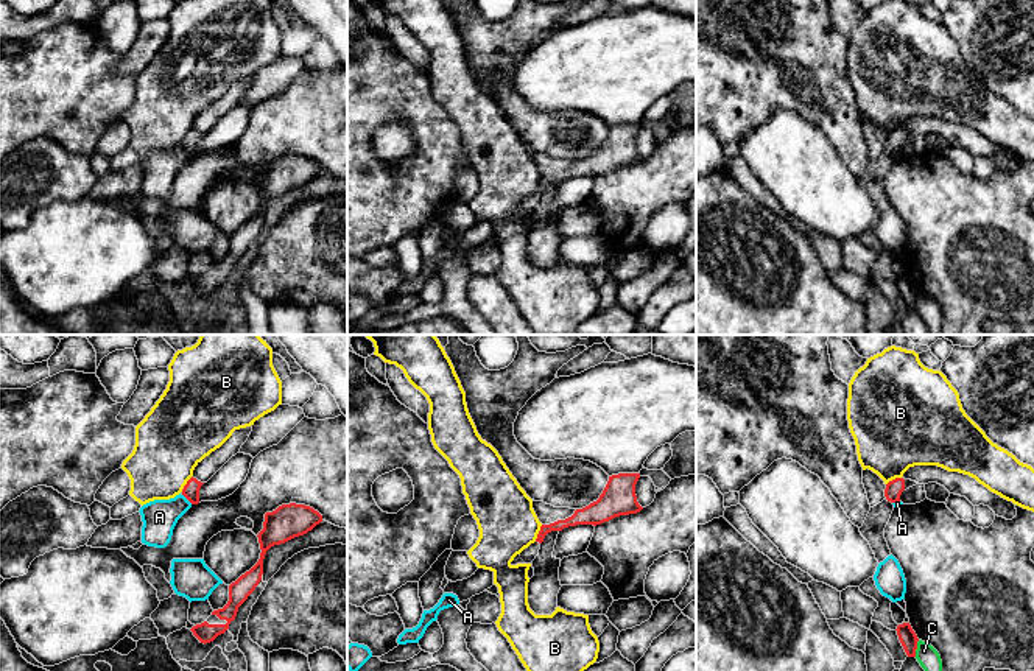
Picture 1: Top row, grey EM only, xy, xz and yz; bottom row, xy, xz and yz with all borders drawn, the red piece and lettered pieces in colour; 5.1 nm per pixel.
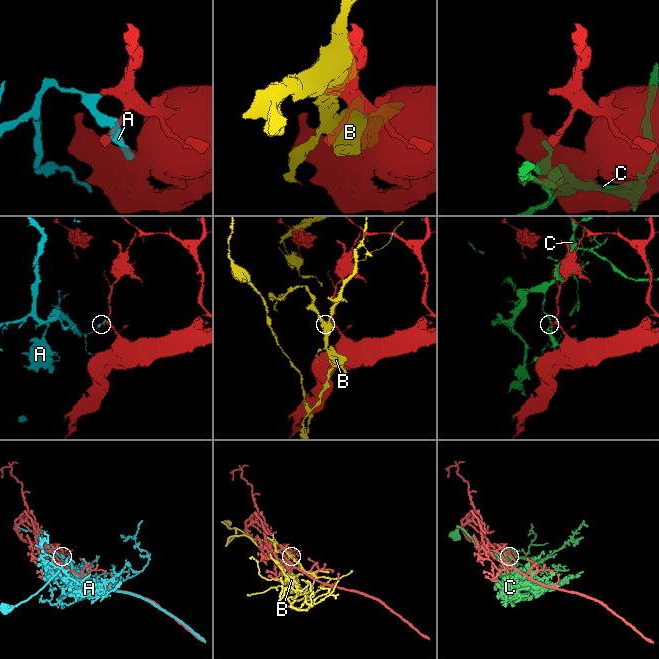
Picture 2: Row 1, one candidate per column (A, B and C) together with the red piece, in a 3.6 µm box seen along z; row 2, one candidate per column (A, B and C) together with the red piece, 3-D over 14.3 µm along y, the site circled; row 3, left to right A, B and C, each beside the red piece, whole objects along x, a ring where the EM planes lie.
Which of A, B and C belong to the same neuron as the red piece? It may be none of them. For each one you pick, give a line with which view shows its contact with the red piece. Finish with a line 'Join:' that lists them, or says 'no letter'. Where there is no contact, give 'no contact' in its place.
Join: no letter

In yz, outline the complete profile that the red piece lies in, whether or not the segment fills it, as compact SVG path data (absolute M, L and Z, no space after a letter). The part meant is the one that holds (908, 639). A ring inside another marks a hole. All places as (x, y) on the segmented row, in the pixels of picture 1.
M909 623L899 624L895 631L897 631L899 640L900 640L906 655L916 657L919 638L917 638L916 632L913 631L911 624Z

